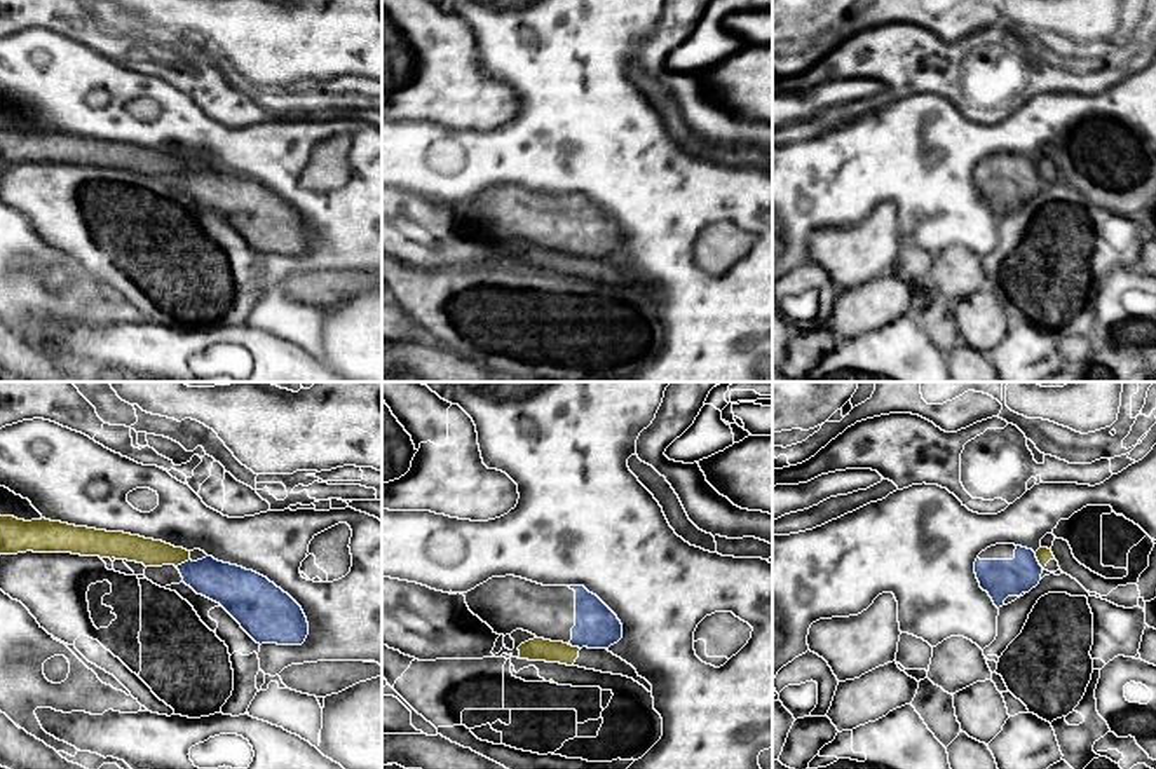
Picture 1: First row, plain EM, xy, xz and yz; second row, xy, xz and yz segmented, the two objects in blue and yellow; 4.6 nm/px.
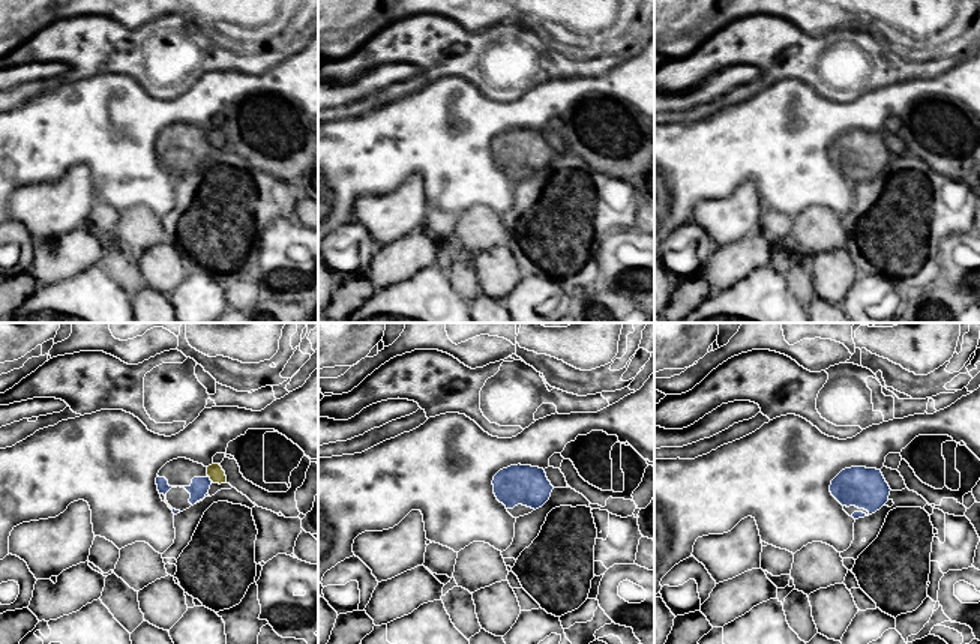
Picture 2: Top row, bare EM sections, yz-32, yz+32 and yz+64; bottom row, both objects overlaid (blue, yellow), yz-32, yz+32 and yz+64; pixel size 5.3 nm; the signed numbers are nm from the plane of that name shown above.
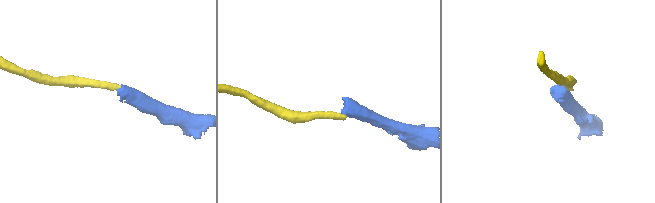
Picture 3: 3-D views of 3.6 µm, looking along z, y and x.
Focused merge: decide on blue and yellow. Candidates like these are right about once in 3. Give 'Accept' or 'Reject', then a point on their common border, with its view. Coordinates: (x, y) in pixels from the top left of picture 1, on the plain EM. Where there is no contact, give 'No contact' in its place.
Reject. Touches blue at yz (1038, 171)

